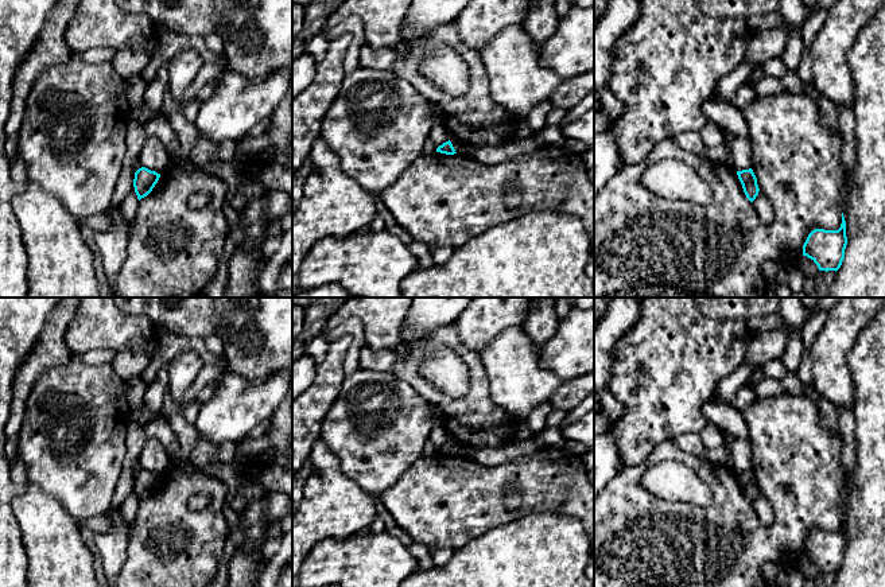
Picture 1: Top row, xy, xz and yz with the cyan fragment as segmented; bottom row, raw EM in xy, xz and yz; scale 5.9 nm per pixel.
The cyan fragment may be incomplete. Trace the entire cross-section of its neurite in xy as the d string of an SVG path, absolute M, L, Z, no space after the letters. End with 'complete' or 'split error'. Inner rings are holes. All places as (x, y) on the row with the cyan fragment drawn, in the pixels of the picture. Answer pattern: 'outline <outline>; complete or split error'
outline M141 167L135 172L133 187L139 201L152 191L159 178L160 174L145 167Z; complete

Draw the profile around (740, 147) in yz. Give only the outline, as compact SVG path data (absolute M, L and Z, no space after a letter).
M722 131L725 143L730 149L730 156L735 171L752 168L752 144L748 136L731 136Z

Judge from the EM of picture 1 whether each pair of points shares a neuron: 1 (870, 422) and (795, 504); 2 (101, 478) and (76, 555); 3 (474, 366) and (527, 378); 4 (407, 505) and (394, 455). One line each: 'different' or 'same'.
1: different
2: different
3: different
4: different

